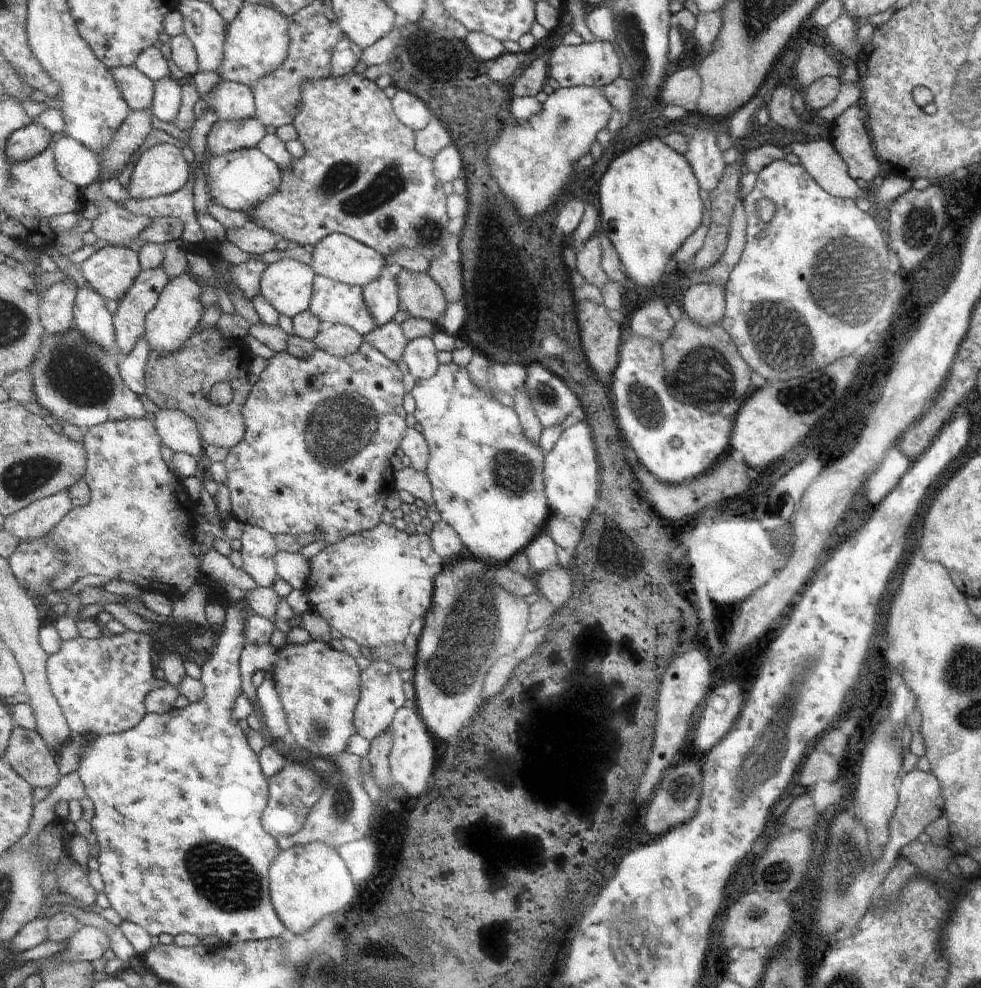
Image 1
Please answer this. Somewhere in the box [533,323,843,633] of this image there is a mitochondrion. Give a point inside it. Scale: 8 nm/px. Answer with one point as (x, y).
(704, 374)

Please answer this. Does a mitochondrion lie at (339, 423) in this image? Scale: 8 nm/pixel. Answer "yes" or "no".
yes

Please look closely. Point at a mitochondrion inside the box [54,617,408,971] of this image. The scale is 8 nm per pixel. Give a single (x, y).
(220, 875)

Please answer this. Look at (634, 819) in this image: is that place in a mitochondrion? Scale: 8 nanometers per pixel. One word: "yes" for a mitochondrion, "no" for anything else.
no

